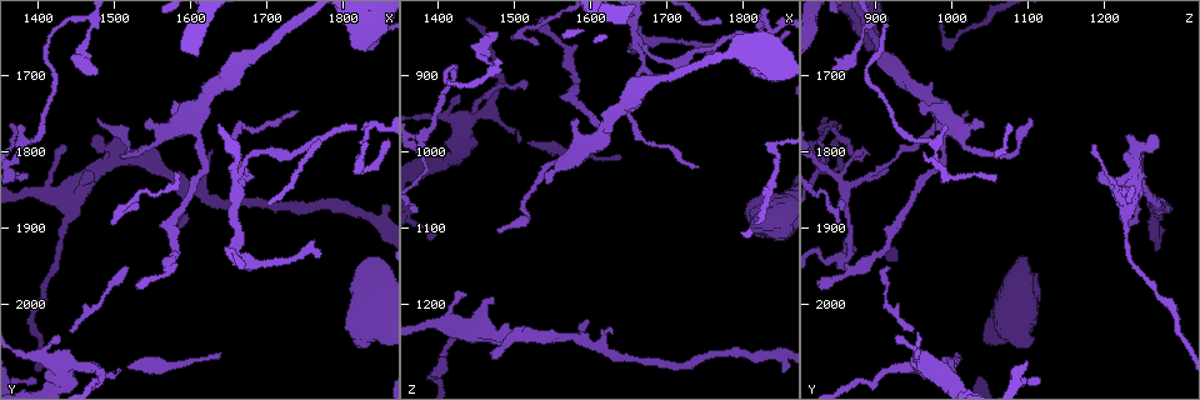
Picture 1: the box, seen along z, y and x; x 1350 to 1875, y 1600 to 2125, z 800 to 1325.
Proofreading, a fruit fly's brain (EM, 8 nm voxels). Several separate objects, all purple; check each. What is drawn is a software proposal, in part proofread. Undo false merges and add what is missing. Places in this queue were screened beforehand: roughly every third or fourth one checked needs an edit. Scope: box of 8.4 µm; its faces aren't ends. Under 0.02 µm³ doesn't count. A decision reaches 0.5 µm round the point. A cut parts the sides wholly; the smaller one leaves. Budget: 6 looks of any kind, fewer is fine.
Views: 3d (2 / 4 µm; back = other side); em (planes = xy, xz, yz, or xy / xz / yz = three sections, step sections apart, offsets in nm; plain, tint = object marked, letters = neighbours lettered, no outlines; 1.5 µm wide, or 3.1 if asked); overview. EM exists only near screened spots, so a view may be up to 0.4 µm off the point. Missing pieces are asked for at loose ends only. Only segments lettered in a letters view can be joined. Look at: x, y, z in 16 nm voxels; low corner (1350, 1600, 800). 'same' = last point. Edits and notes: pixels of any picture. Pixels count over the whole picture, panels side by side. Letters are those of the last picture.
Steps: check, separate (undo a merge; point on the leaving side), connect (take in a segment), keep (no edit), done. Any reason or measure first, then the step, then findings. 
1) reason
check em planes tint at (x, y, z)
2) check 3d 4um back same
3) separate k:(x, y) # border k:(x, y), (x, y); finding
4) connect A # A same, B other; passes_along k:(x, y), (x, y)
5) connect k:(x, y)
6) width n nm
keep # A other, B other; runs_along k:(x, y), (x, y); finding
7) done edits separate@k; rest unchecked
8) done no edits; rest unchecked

tapers out
check em yz step 4 letters at (1470, 1840, 1190)

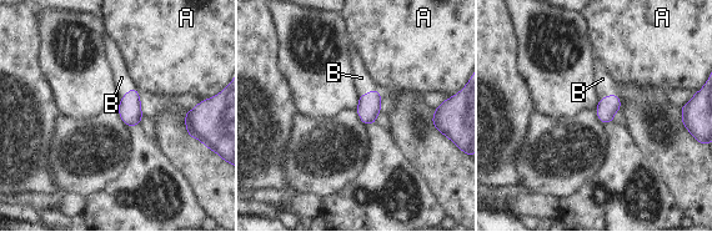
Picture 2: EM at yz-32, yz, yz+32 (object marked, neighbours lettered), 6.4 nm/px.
connect B # A other, B same; passes_along 2:(369, 107), (367, 94), (361, 77); it goes on there

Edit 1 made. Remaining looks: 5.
an open end
check 3d 4um back at (1585, 1735, 960)

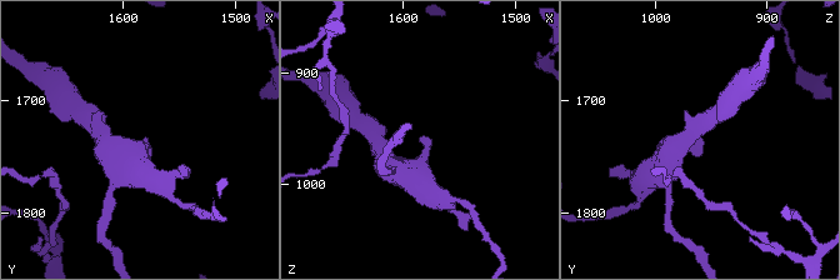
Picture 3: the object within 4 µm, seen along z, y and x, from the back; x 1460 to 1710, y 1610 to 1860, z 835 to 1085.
need the tissue
check em planes letters at (1584, 1736, 956)

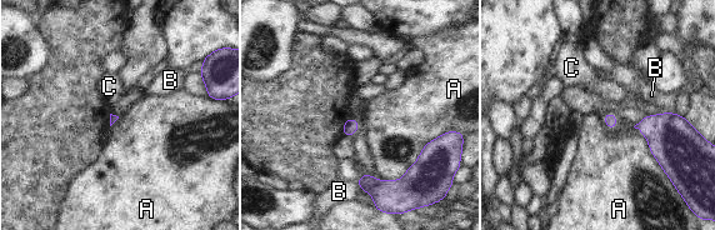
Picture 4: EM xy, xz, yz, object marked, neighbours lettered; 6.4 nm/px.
keep # A other, B other, C other; border 4:(445, 131), (399, 179), (383, 180); none of them fits

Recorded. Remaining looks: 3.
narrows sharply
check em planes tint at (1670, 1940, 855)

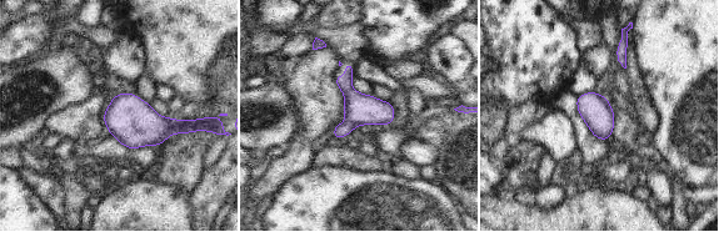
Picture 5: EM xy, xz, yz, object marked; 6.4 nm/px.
check em planes letters same

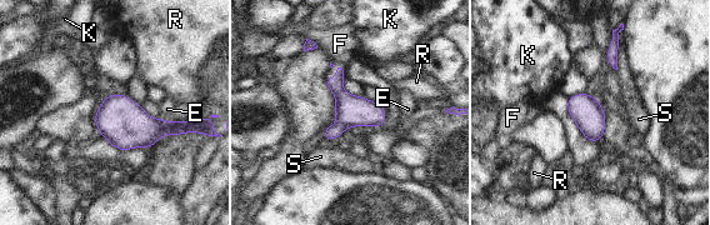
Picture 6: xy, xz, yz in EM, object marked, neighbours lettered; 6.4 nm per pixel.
keep # E other, F other, K other, R other, S other; border 6:(344, 63), (328, 79); all the same neuron

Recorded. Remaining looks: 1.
done edits connect@2; rest unchecked

